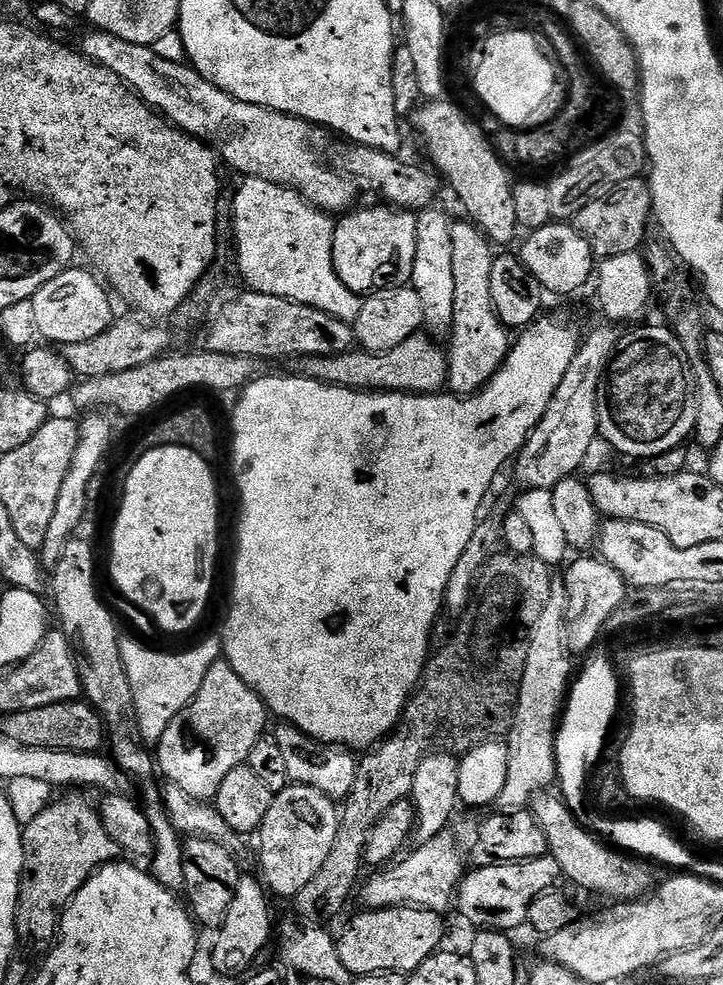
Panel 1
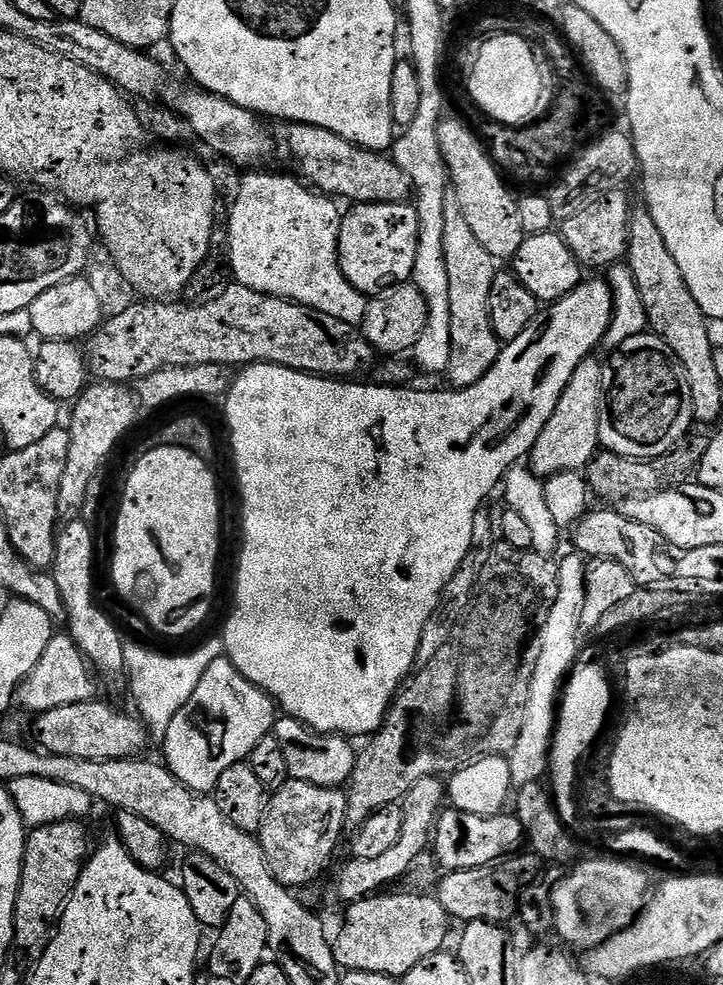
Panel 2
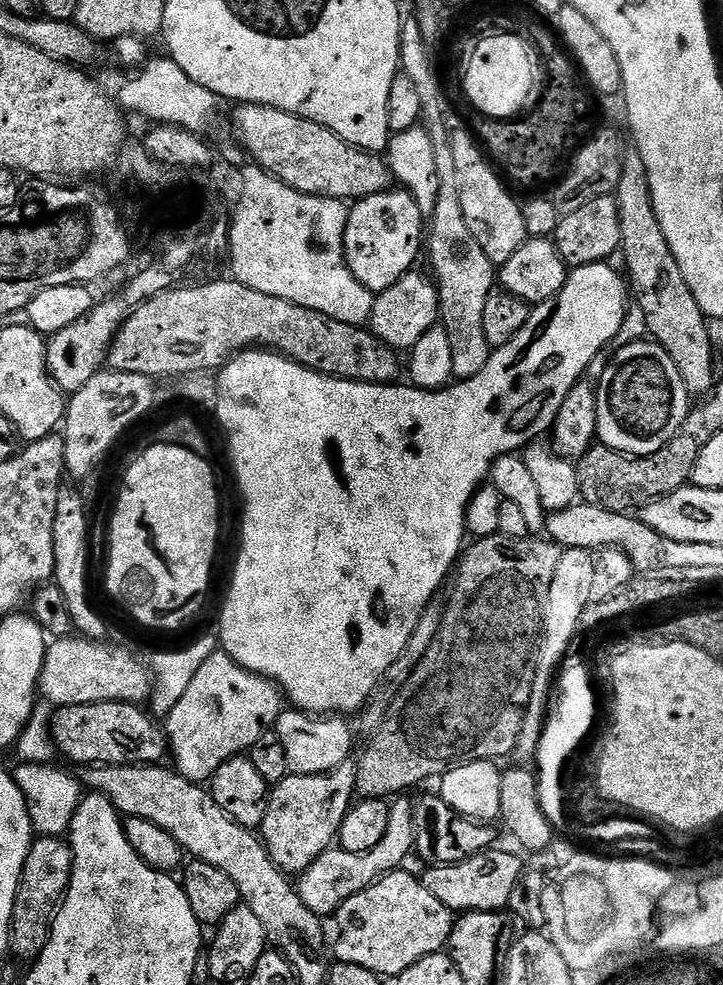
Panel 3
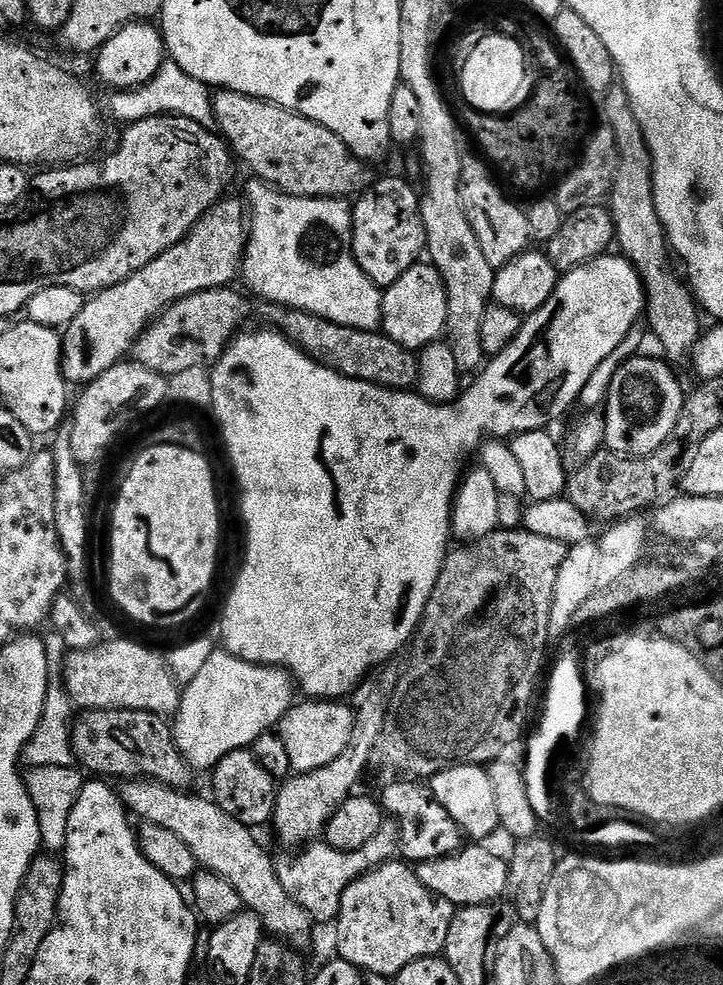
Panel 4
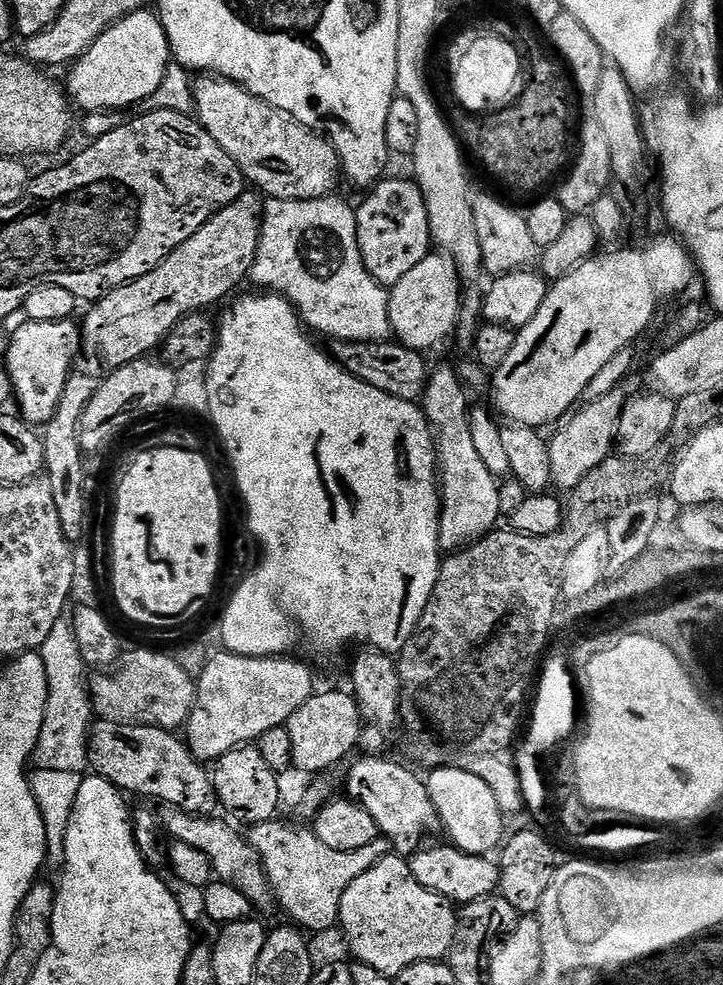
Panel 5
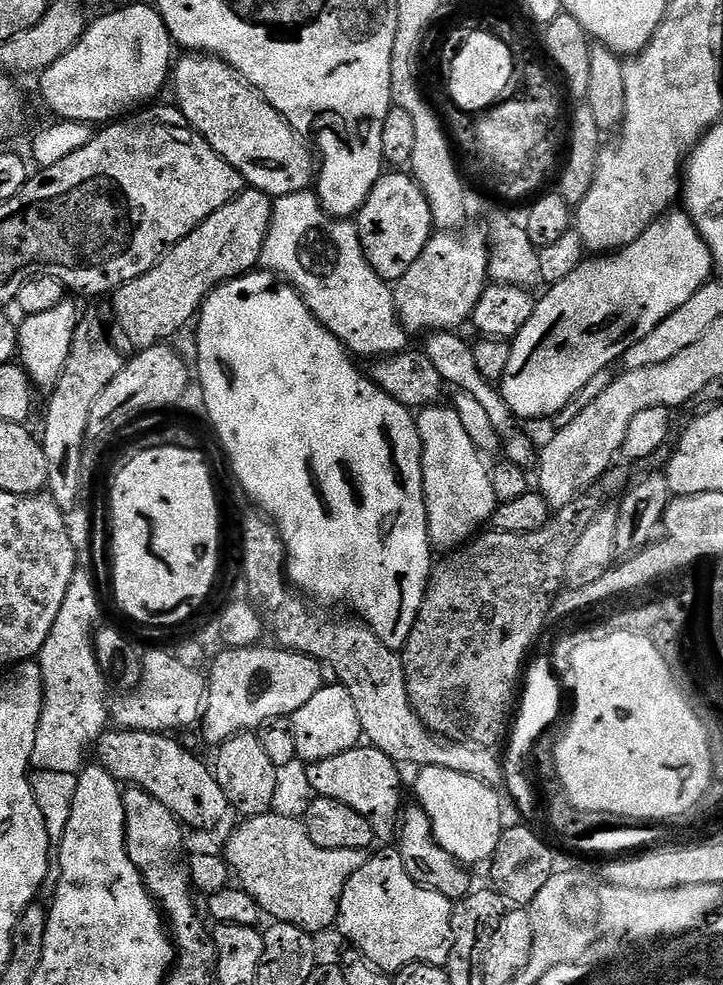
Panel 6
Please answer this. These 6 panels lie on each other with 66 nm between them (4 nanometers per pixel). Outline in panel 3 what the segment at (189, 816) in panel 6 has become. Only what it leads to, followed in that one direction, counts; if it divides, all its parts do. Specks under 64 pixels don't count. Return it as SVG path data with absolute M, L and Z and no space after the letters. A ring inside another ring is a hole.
M116 700L101 704L83 704L56 708L52 717L52 737L57 753L73 760L76 766L113 764L114 766L159 765L170 745L163 727L155 724L147 711L135 704L120 704Z

